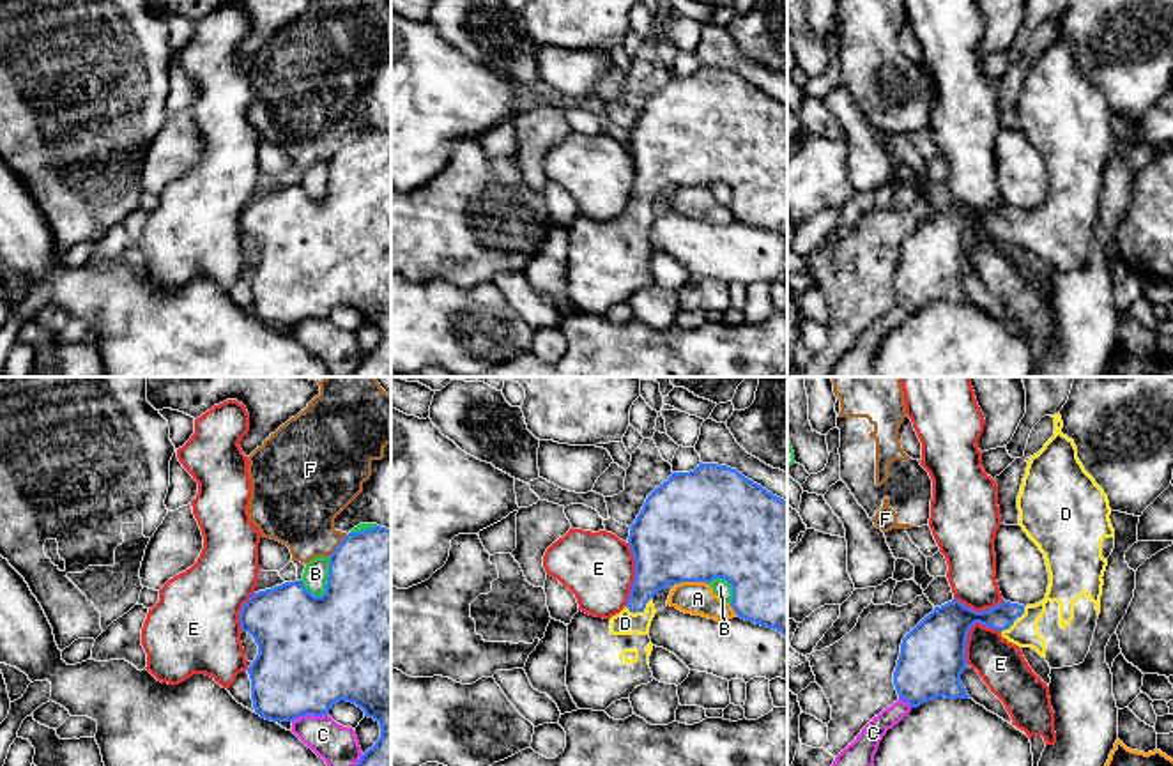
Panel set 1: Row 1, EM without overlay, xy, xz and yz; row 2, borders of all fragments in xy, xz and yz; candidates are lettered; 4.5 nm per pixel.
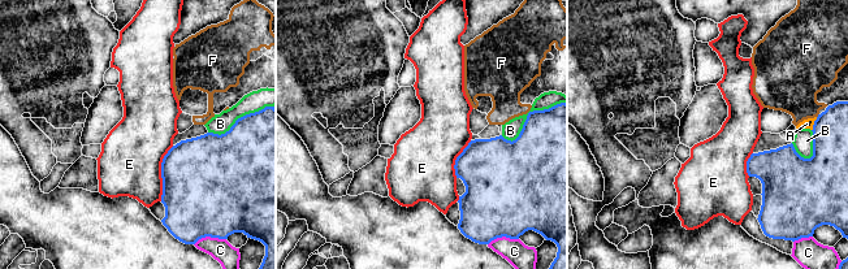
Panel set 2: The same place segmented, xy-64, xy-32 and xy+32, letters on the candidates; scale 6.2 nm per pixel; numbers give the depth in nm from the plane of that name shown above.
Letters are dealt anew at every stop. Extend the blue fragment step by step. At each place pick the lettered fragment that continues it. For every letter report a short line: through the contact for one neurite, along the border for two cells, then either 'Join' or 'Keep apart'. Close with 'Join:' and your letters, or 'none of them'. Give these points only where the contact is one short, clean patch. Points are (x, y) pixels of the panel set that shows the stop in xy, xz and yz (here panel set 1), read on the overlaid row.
A: Keep apart
B: Keep apart
C: Keep apart
D: Line: xz (660, 559), (641, 593), (641, 611), (625, 623). Join
E: Line: yz (1000, 630), (975, 623), (966, 641), (966, 664). Keep apart
F: Keep apart
Join: D

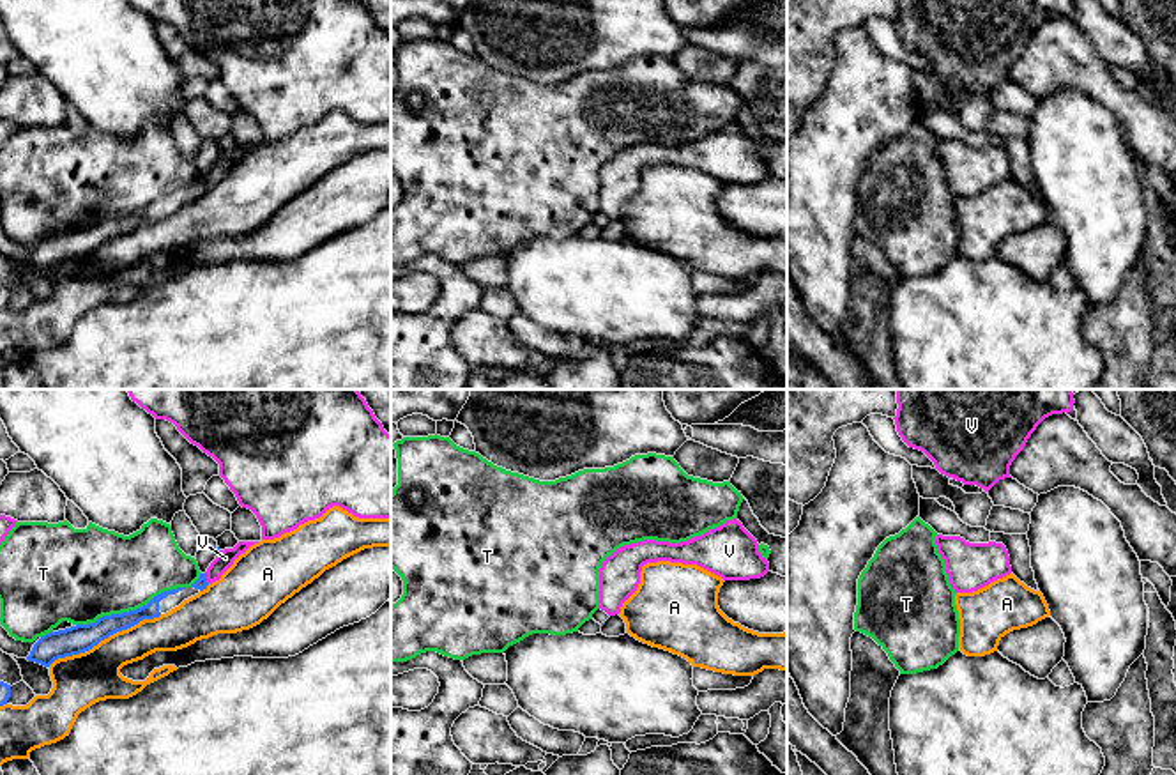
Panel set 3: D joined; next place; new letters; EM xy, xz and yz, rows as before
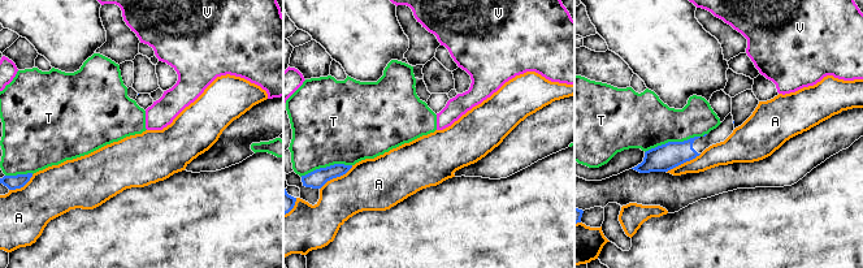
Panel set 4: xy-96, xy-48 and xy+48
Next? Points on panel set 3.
A: Keep apart
T: Keep apart
V: Line: xy (206, 572), (209, 583). Keep apart
Join: none of them

